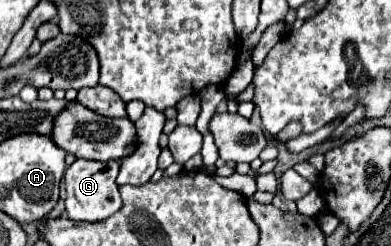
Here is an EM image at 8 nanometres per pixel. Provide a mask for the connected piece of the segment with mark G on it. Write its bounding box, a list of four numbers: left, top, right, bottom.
[65,158,121,222]

